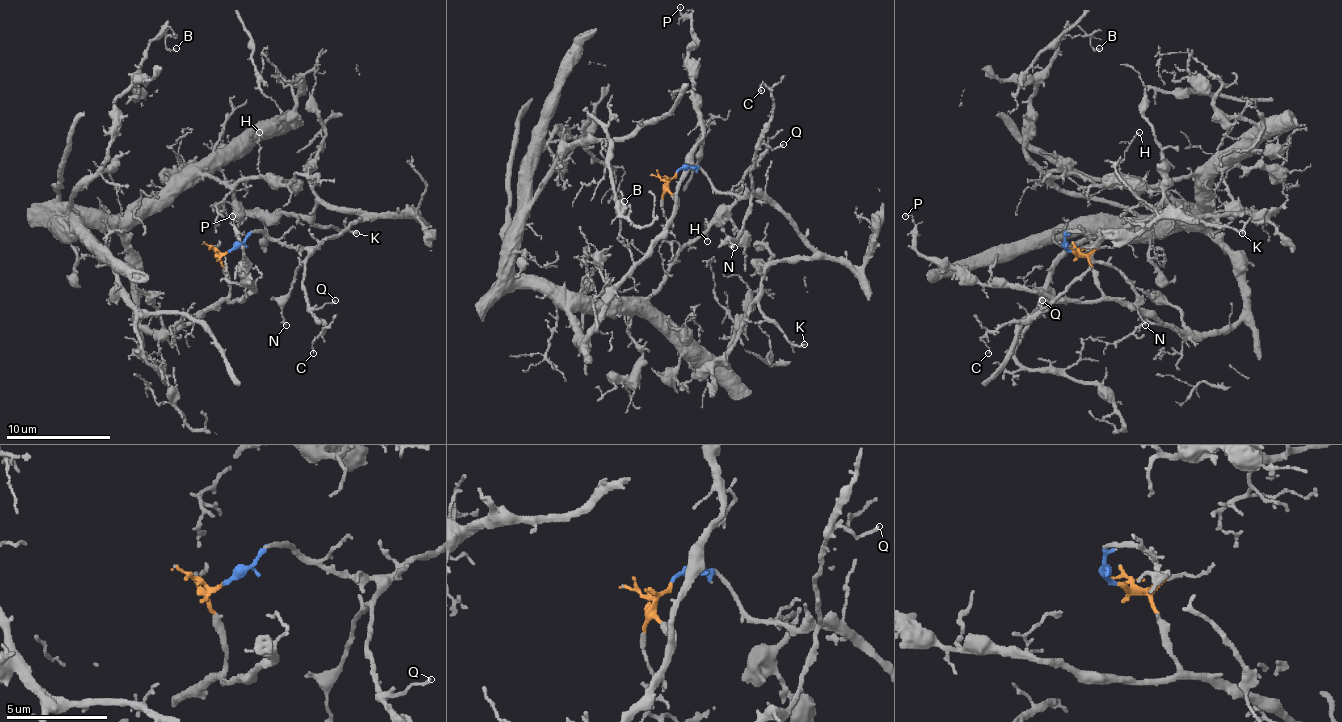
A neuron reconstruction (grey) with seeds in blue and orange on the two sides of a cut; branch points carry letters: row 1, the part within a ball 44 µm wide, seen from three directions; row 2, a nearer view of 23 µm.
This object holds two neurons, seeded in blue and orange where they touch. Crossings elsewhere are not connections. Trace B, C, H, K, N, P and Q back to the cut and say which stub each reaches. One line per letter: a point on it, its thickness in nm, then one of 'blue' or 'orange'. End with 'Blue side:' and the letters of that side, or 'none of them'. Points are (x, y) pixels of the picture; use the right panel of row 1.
B: at (1099, 48); 130 nm thick; orange
C: at (988, 353); 100 nm thick; blue
H: at (1139, 132); 110 nm thick; orange
K: at (1242, 233); 180 nm thick; blue
N: at (1145, 325); 150 nm thick; blue
P: at (905, 216); 100 nm thick; orange
Q: at (1042, 300); 130 nm thick; blue
Blue side: C, K, N, Q

